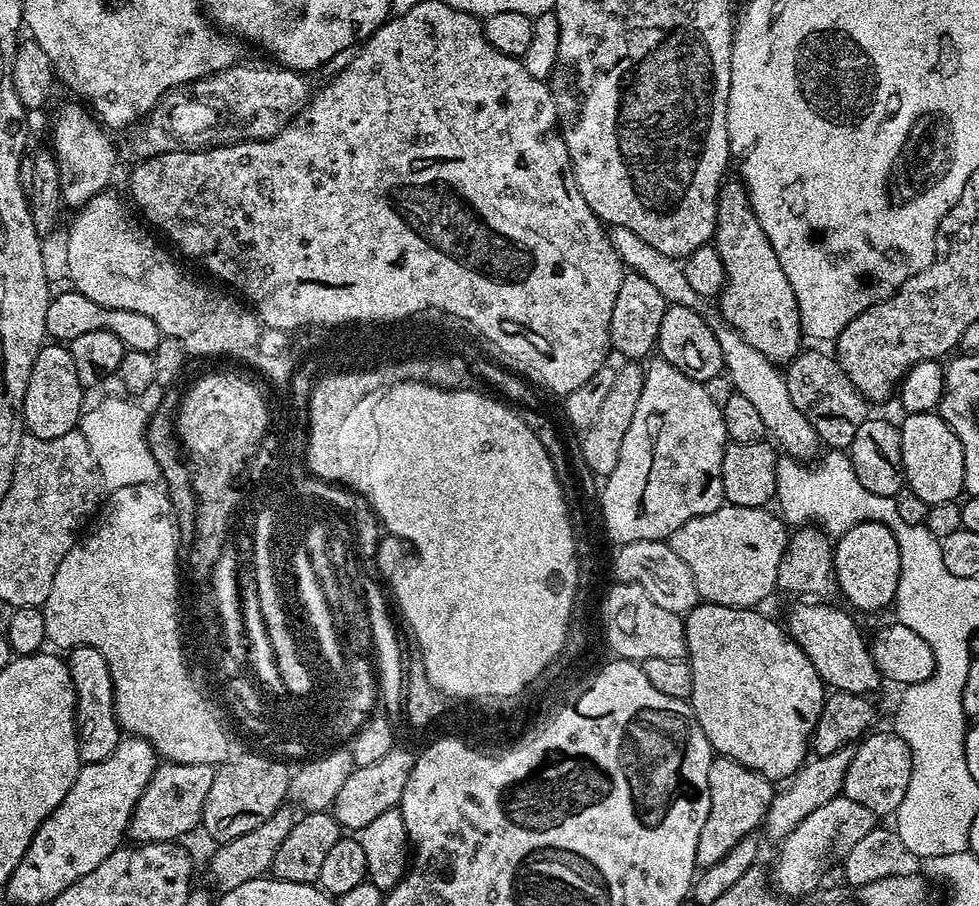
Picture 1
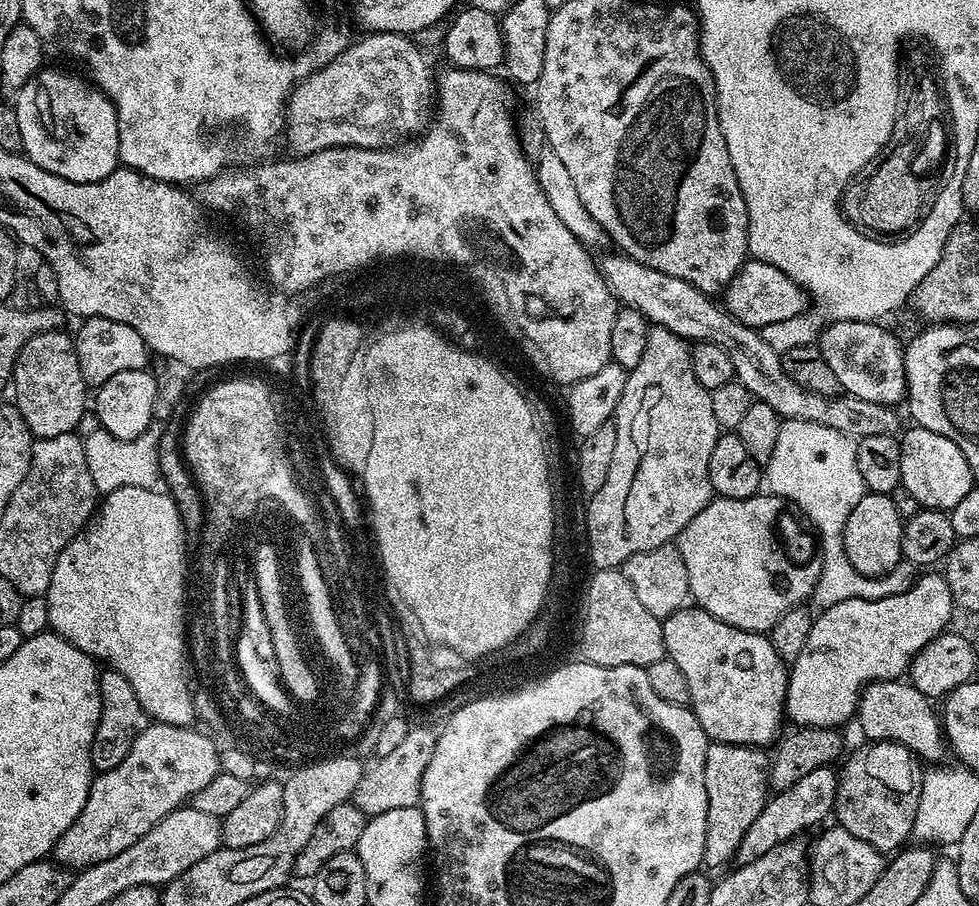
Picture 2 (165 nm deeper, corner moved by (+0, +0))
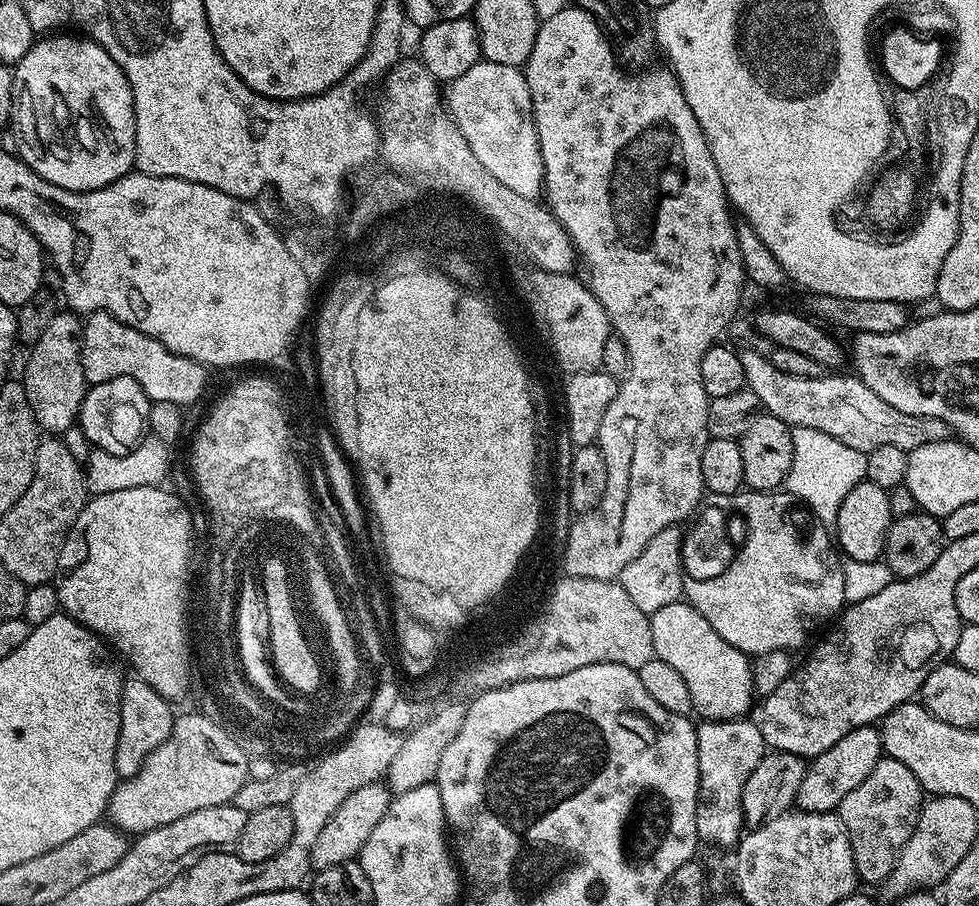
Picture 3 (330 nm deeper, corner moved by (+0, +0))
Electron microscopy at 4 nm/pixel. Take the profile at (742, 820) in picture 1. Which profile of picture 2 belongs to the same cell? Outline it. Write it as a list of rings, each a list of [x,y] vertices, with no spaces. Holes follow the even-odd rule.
[[[709,743],[704,763],[706,778],[706,846],[704,864],[707,867],[720,868],[723,864],[732,864],[746,830],[762,814],[764,805],[770,799],[770,776],[766,769],[770,760],[759,748],[741,744]]]

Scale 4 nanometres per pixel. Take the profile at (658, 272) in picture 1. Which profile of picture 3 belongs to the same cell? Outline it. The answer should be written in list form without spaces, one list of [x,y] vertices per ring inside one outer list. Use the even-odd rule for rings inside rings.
[[[483,59],[466,70],[460,78],[447,83],[444,101],[449,116],[470,143],[470,148],[478,158],[478,162],[482,163],[482,166],[485,166],[498,182],[509,187],[514,194],[531,200],[539,199],[543,193],[544,167],[541,148],[538,146],[537,130],[533,122],[532,95],[523,69]]]

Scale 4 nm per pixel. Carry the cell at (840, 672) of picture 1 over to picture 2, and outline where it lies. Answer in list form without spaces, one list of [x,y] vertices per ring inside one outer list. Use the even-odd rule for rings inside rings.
[[[874,680],[860,693],[860,704],[856,716],[864,731],[864,740],[875,742],[889,740],[906,746],[921,761],[936,760],[946,752],[946,737],[942,731],[942,720],[932,709],[933,701],[924,696],[910,682],[899,680]]]

